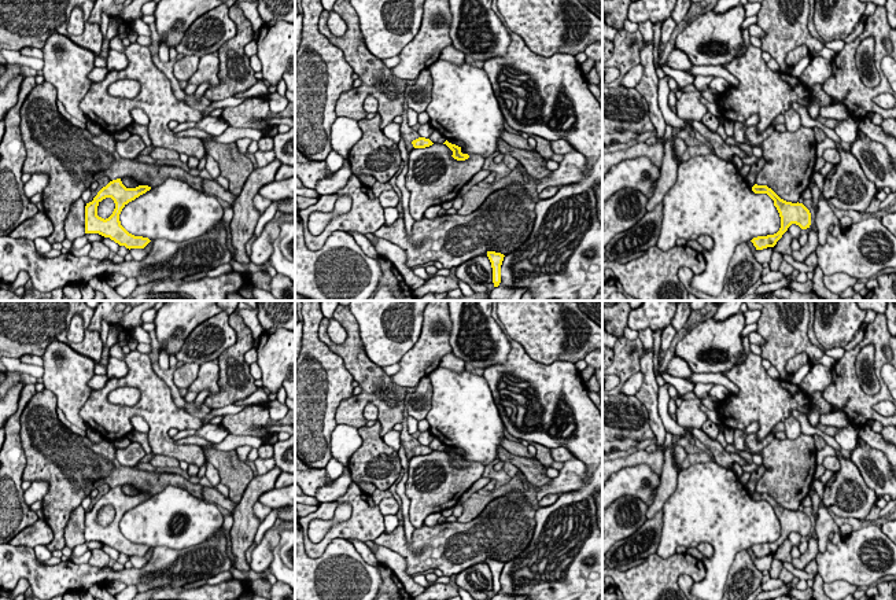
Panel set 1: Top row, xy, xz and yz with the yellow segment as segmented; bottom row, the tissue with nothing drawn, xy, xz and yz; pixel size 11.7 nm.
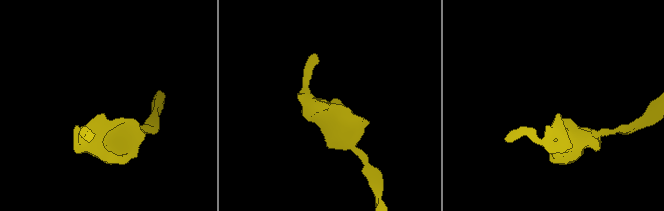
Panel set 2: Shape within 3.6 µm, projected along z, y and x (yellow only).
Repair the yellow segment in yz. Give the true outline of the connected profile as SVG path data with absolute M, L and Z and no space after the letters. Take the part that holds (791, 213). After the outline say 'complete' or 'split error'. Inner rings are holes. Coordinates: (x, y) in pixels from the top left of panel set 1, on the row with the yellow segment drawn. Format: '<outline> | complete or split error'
M767 185L752 187L755 194L767 194L777 207L781 217L781 228L774 235L757 236L751 242L756 247L756 250L763 250L767 247L774 247L777 242L782 238L782 235L788 231L792 224L799 225L801 229L807 229L811 225L811 213L803 203L792 203L781 199L771 188Z | complete

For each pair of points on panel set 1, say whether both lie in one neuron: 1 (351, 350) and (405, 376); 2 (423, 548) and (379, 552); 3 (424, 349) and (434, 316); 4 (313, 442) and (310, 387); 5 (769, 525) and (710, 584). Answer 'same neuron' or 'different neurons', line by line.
1: different neurons
2: different neurons
3: same neuron
4: same neuron
5: same neuron

